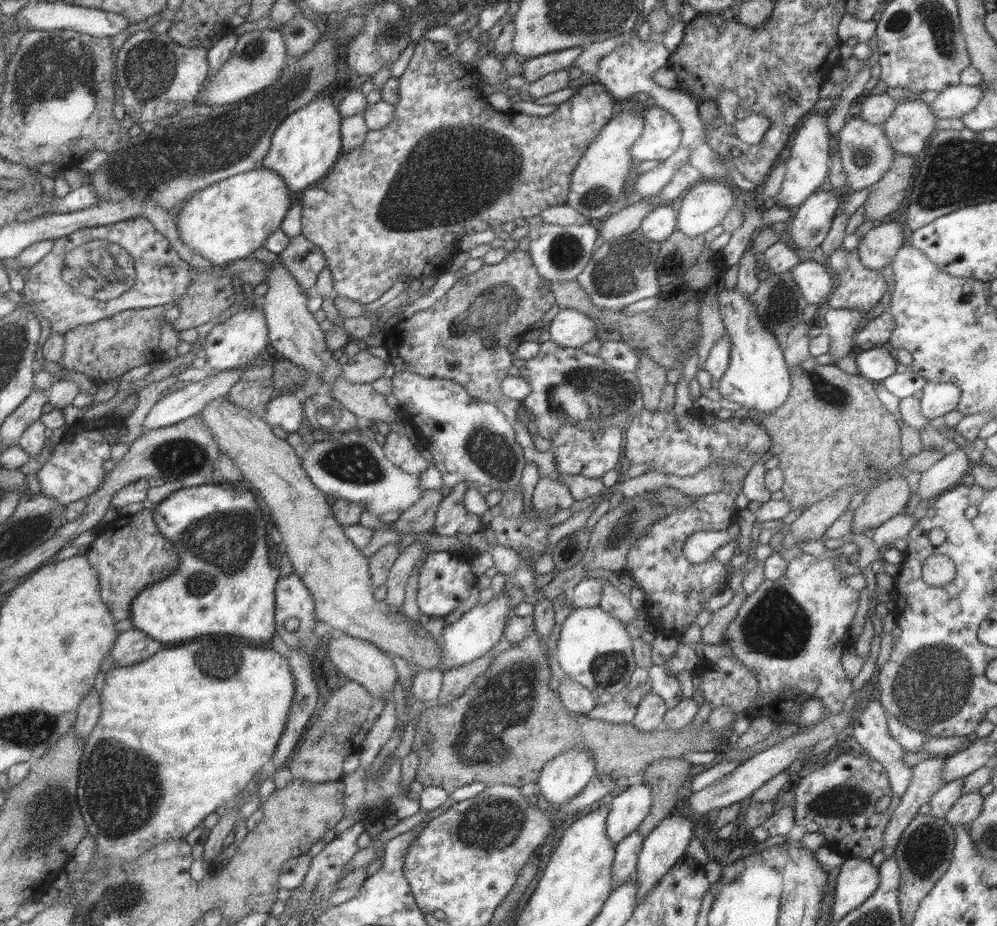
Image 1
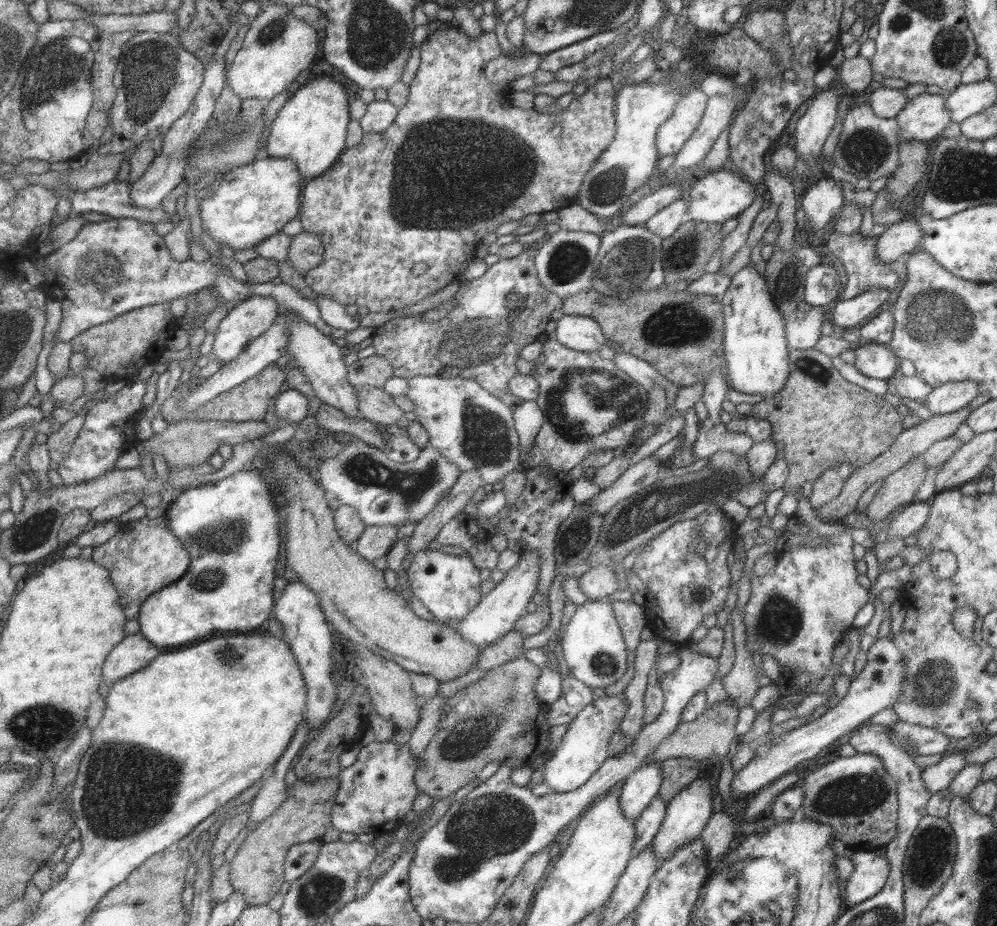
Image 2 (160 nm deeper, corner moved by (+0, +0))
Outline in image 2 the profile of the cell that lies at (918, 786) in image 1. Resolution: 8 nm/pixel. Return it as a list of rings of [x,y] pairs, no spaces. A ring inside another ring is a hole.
[[[965,749],[948,751],[937,763],[922,768],[920,775],[930,795],[937,790],[948,788],[952,778],[965,765],[966,751]]]

